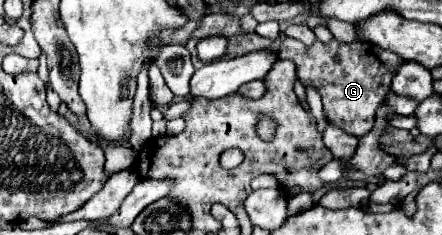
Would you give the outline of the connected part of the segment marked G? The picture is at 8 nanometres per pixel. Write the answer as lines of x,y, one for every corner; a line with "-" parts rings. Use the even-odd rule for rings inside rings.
282,38
280,42
280,58
292,60
296,66
298,80
308,84
312,82
324,104
324,112
330,118
332,124
340,126
344,132
352,136
364,136
372,130
376,110
380,102
384,100
384,92
390,90
392,72
402,58
398,58
394,52
382,50
368,42
354,42
354,44
338,44
336,40
332,44
314,44
312,48
306,48
302,42
294,38

